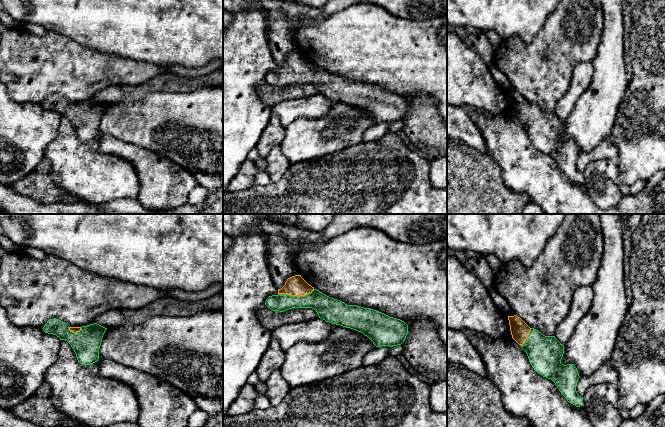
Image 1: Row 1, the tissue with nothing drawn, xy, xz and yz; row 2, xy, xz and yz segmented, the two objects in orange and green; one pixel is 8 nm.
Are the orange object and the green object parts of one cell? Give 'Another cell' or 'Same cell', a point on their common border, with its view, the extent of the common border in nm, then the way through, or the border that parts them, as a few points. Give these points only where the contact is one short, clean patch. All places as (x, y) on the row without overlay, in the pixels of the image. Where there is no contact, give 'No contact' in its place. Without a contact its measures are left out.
Same cell. Touches orange at xz (296, 71). Shared border 300 nm. Path across: xz (296, 62), (296, 71), (313, 74), (325, 82)

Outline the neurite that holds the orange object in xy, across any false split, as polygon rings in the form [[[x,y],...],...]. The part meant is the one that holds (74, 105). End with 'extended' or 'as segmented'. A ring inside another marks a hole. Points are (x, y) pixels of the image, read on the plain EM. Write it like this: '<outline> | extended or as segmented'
[[[53,94],[49,95],[42,105],[45,109],[67,117],[73,124],[78,138],[81,141],[90,141],[99,135],[99,125],[107,104],[97,99],[69,103],[65,98]]] | extended

